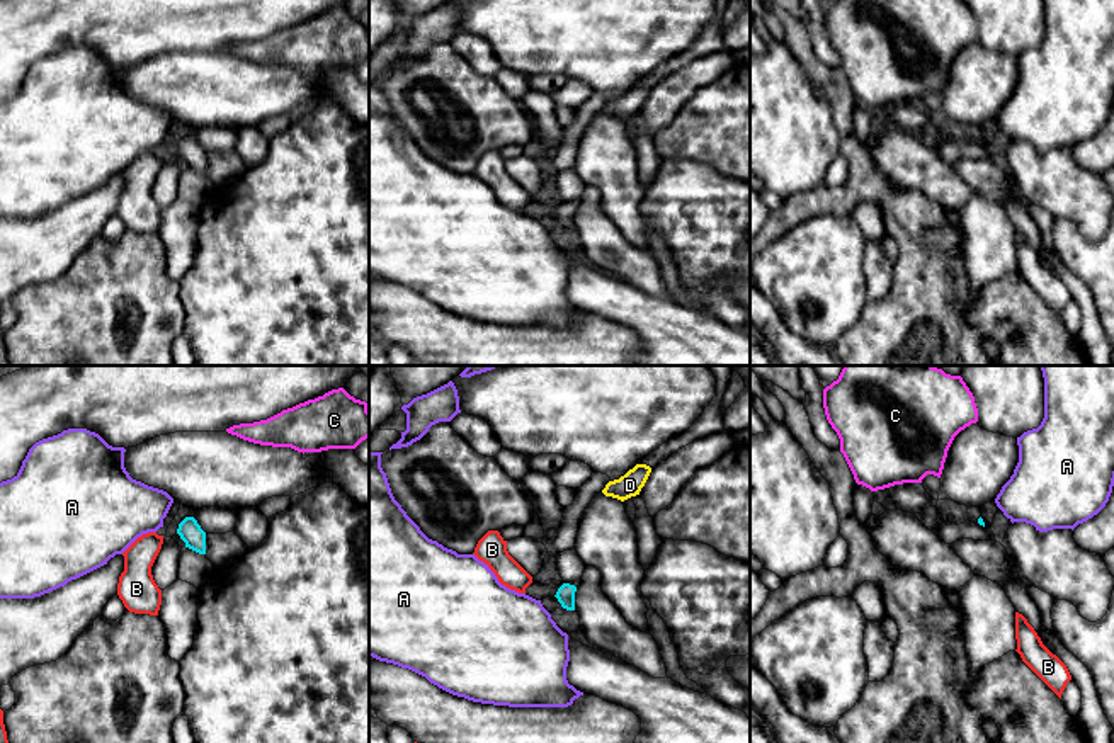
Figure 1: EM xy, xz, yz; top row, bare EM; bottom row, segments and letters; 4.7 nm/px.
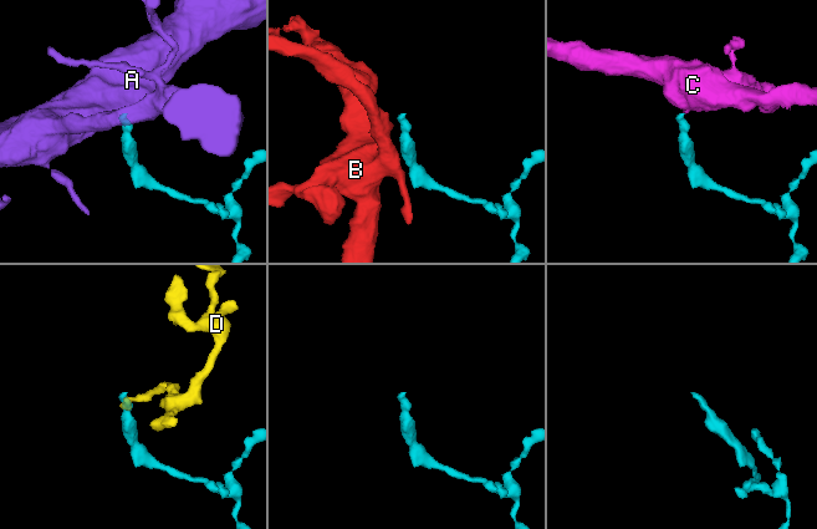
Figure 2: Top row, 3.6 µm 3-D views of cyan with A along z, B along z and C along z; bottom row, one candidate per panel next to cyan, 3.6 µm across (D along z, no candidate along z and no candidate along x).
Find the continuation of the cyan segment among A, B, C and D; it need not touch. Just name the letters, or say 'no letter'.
C

